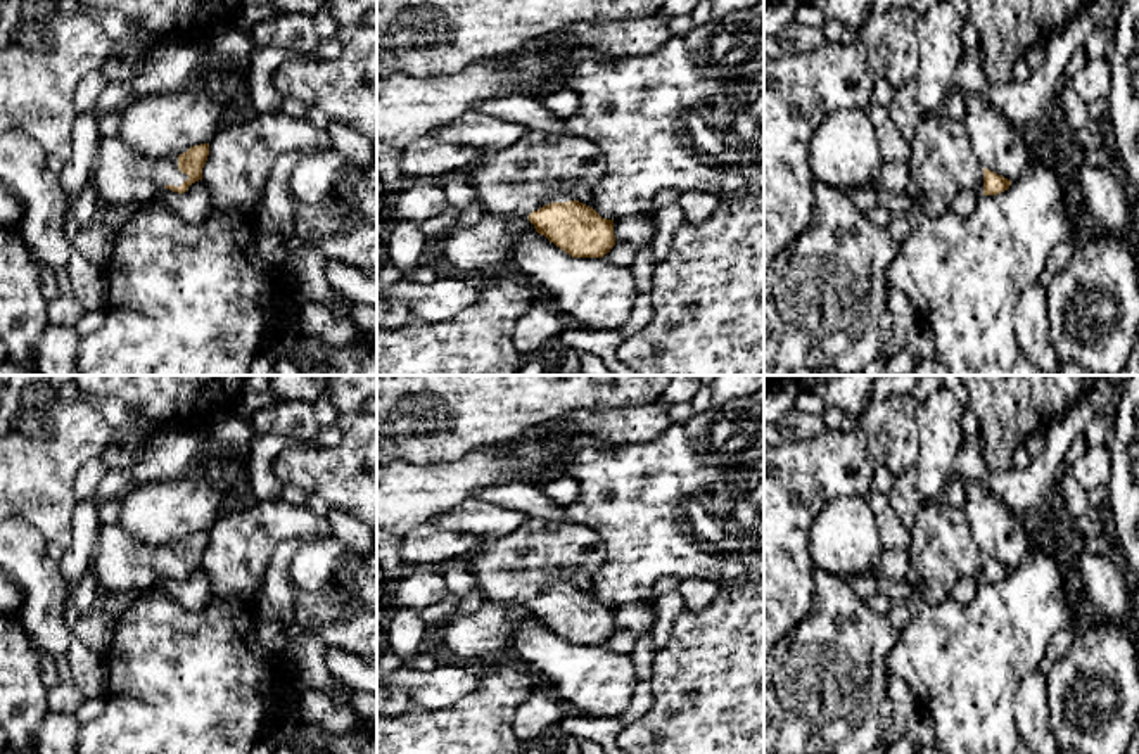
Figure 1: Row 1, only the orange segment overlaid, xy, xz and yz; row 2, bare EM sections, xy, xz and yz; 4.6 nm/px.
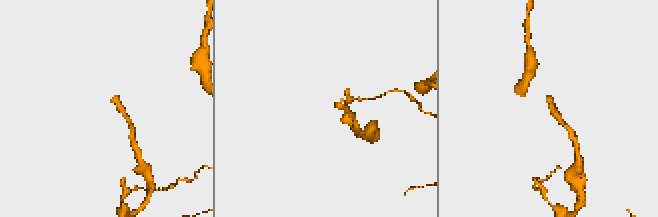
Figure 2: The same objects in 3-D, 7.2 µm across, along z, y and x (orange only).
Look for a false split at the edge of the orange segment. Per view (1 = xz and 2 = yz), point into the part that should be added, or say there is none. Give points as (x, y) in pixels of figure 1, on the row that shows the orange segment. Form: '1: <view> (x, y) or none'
1: xz (528, 175)
2: yz (942, 163)

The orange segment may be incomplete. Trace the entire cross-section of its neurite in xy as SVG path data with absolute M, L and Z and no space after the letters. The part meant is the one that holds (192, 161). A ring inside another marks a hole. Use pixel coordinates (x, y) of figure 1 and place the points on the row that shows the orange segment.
M121 135L100 137L92 185L102 204L143 204L161 188L183 194L202 180L209 144L190 147L166 157L142 156Z

